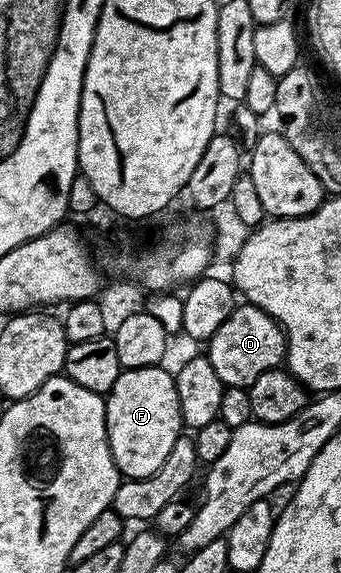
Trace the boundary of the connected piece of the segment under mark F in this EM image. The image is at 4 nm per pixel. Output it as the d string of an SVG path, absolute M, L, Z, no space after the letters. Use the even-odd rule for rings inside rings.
M165 366L141 367L123 370L116 385L105 396L106 432L110 452L119 472L128 479L143 479L160 465L164 457L172 453L178 436L183 434L184 424L180 413L180 397L176 393L174 375L165 371Z

